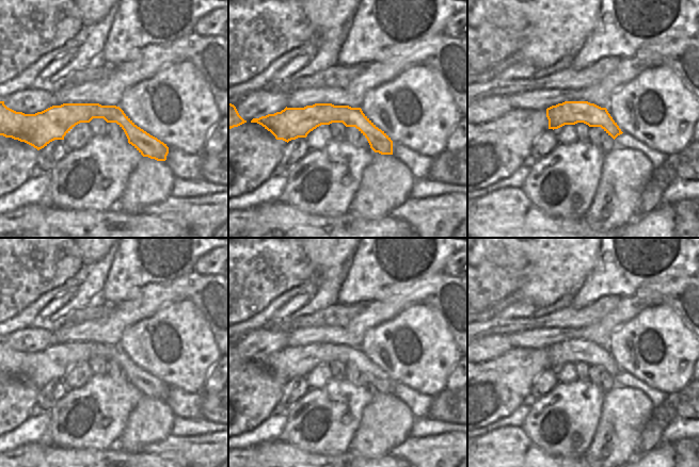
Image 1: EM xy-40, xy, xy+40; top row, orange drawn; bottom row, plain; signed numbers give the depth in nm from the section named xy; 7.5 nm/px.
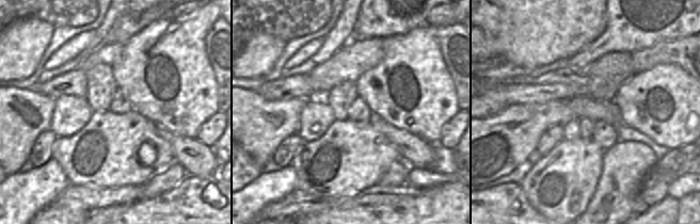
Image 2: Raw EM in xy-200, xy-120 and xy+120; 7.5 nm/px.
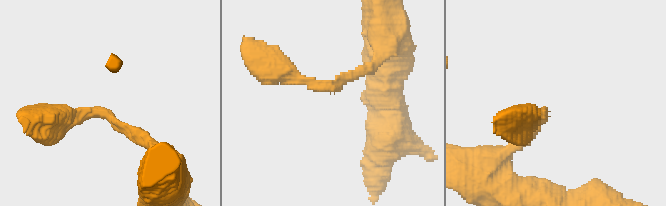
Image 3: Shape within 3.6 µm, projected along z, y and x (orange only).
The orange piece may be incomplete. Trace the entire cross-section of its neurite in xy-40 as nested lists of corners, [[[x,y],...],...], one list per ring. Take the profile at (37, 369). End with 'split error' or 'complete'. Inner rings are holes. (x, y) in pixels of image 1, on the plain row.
[[[0,340],[0,374],[25,381],[37,389],[64,375],[78,363],[104,357],[116,361],[125,371],[128,382],[143,396],[165,400],[166,383],[138,366],[116,344],[99,342],[63,342],[35,353],[16,351]]] | complete

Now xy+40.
[[[565,340],[546,348],[549,368],[565,364],[584,361],[589,366],[601,366],[614,379],[623,371],[613,358],[606,347],[588,340]]] | complete

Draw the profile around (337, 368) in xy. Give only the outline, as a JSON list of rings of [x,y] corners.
[[[332,361],[329,367],[333,379],[346,379],[346,365],[343,361]]]

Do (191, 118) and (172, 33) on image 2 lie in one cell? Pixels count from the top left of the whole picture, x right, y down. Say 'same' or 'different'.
same

